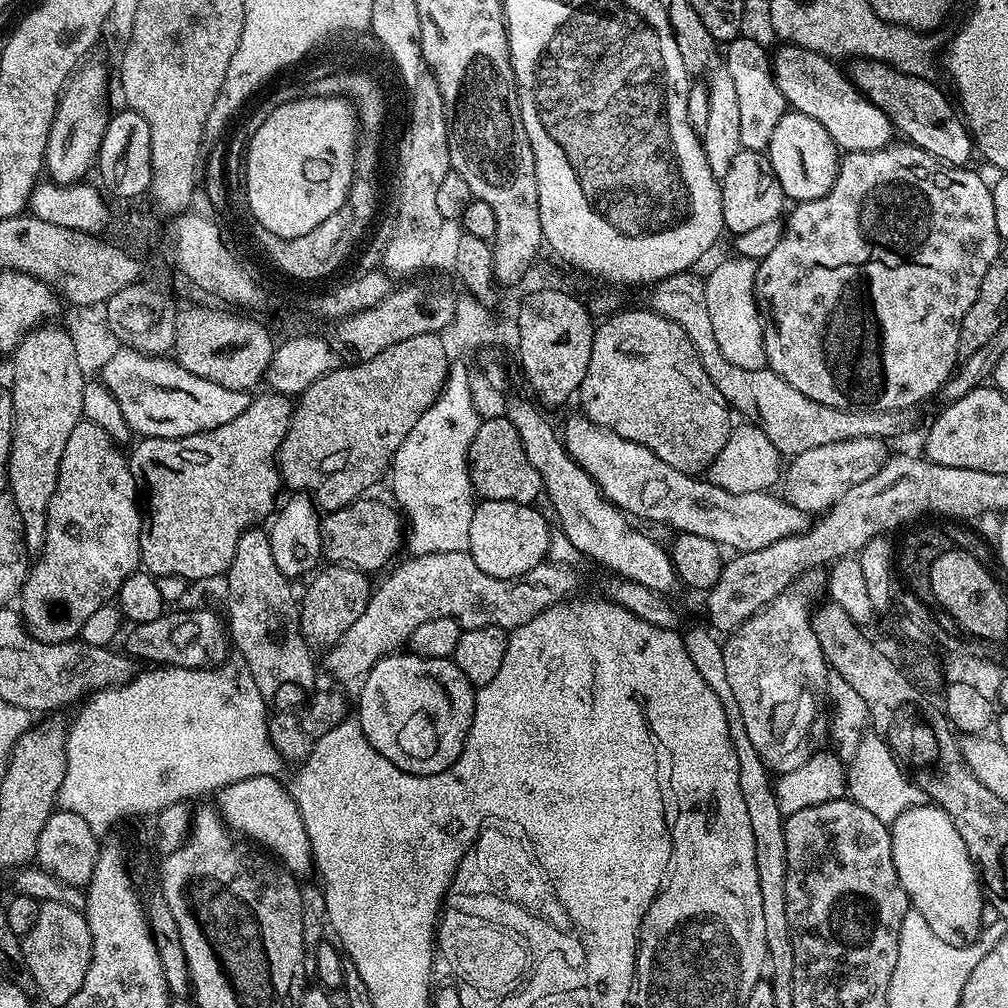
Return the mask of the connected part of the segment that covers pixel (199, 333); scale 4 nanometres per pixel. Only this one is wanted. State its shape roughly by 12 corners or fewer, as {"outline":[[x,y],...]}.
{"outline":[[220,308],[176,314],[174,359],[247,392],[274,339]]}

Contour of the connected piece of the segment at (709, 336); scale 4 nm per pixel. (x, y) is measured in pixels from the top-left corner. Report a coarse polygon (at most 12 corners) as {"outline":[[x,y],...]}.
{"outline":[[703,275],[647,289],[690,338],[729,409],[782,456],[850,438],[900,436],[907,411],[822,406],[719,349]]}

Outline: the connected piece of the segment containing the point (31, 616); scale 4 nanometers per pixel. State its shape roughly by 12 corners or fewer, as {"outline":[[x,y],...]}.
{"outline":[[85,418],[18,611],[47,644],[141,567],[136,479]]}

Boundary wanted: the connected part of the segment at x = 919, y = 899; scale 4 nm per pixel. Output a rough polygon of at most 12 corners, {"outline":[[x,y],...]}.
{"outline":[[946,810],[890,826],[909,905],[950,946],[977,943],[986,896]]}

